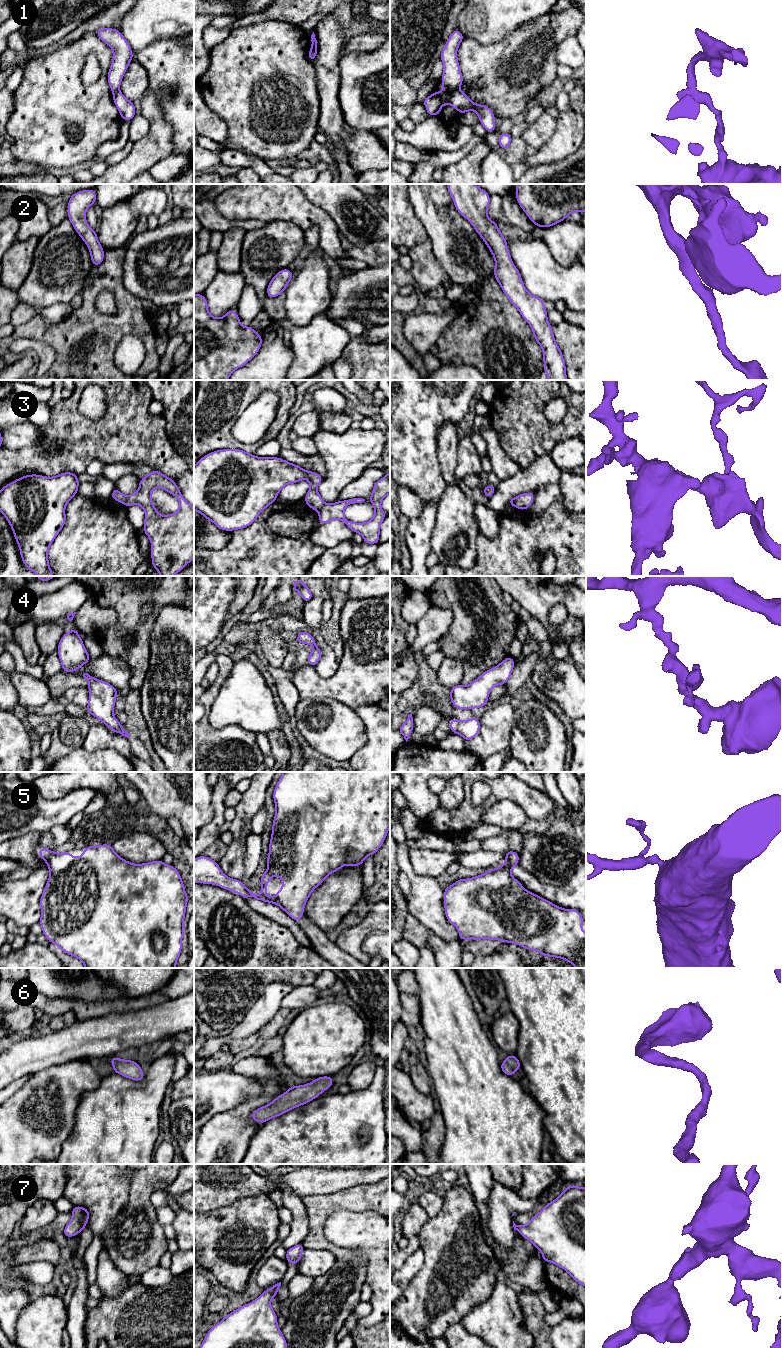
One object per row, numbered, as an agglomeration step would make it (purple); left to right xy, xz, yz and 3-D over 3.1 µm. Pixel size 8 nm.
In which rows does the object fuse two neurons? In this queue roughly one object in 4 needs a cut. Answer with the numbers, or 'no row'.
1, 3

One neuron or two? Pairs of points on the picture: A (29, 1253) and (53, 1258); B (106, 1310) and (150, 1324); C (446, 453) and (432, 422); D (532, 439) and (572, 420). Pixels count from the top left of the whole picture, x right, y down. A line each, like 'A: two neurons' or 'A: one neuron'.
A: one neuron
B: one neuron
C: two neurons
D: one neuron

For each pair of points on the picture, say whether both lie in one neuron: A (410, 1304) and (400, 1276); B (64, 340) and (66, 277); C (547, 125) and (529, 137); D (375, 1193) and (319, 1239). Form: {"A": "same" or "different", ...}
{"A": "different", "B": "different", "C": "same", "D": "same"}

